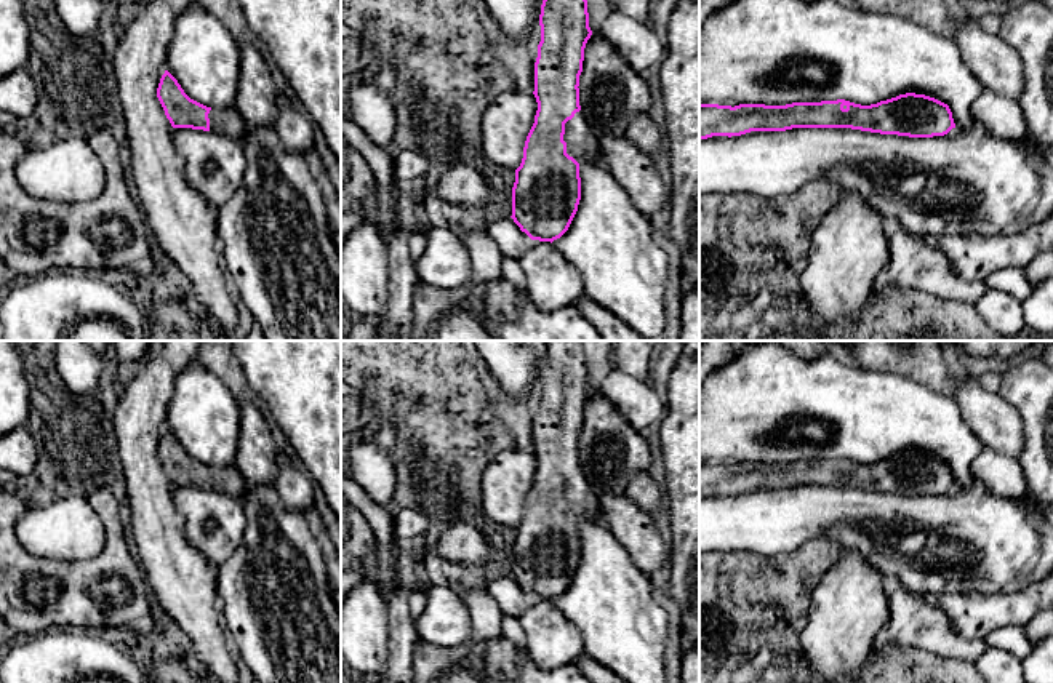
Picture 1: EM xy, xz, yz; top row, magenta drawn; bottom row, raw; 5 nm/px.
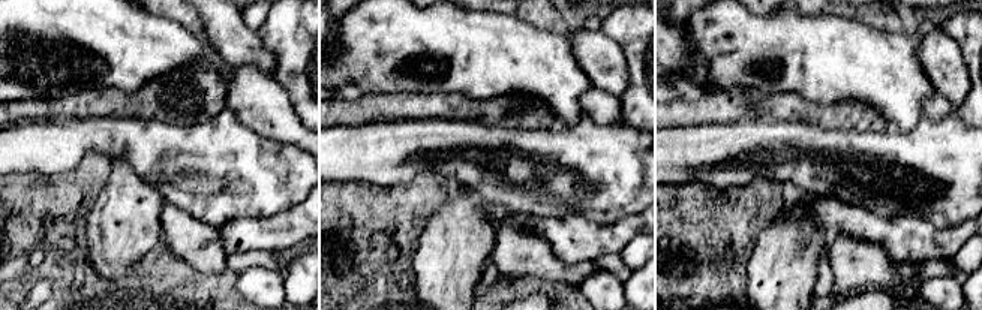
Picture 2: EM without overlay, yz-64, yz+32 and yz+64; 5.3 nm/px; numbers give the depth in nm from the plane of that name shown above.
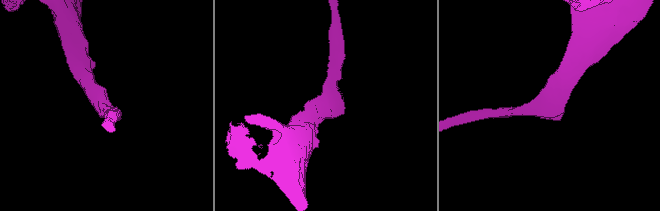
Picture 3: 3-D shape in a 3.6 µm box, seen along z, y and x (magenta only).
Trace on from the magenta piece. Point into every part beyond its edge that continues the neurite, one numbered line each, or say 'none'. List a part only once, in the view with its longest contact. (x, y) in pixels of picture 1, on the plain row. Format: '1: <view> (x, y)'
1: xz (581, 501)

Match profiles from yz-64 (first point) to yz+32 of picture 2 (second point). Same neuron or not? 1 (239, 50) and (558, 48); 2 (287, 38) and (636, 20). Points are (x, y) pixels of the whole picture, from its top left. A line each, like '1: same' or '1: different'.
1: different
2: same

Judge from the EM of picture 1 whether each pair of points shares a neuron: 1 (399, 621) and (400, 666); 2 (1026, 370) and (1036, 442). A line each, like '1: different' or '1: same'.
1: same
2: same

